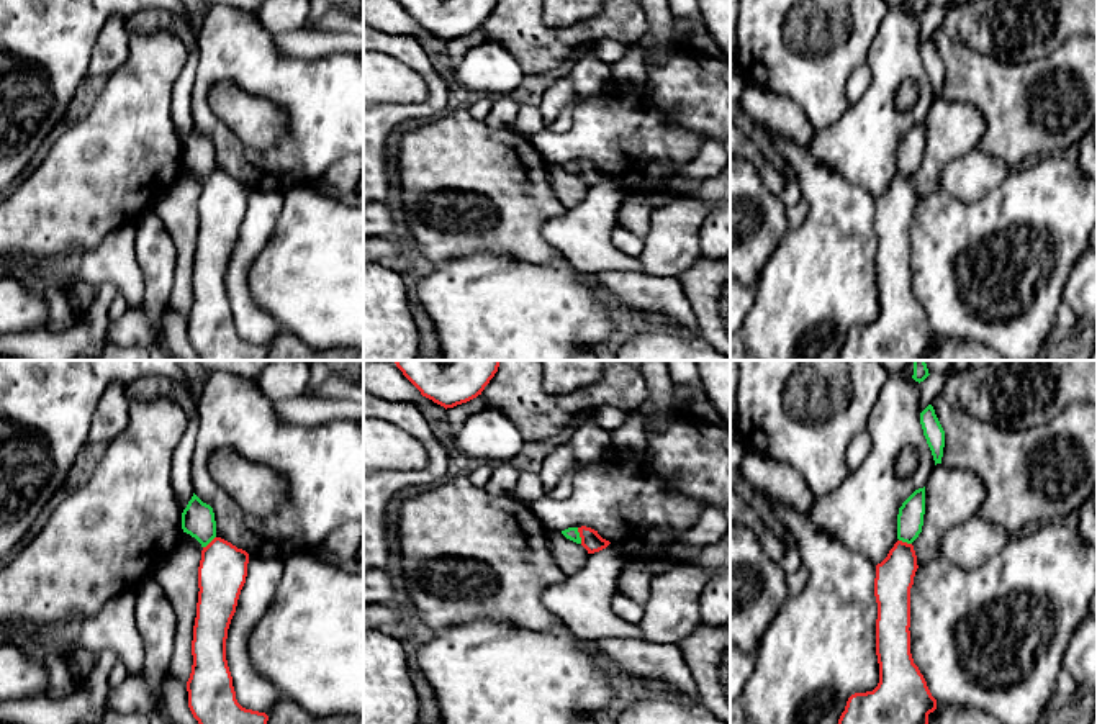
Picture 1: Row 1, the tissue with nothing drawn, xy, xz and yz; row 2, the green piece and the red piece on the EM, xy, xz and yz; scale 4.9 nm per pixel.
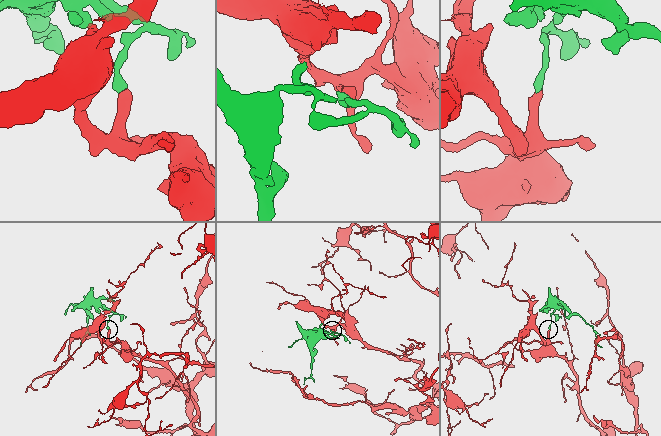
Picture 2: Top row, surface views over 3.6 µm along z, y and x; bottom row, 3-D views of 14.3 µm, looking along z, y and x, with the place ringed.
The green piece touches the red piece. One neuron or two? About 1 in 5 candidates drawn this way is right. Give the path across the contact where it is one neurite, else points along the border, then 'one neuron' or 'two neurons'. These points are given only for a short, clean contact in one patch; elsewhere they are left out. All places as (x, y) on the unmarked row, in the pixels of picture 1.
border along xz (577, 161), (582, 176); two neurons

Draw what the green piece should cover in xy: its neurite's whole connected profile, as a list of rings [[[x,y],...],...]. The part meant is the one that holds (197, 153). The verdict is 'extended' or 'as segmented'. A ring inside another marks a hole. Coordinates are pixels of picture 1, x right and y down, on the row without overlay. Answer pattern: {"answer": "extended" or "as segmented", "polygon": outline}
{"answer": "as segmented", "polygon": [[[195,126],[182,146],[182,162],[195,170],[201,180],[206,180],[216,170],[213,141],[203,136]]]}

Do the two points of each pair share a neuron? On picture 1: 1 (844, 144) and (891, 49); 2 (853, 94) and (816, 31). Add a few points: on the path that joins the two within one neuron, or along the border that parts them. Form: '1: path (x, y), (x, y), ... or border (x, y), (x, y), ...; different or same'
1: path (866, 122), (876, 112), (886, 72); same
2: border (866, 61), (848, 77), (845, 87), (848, 104); different

